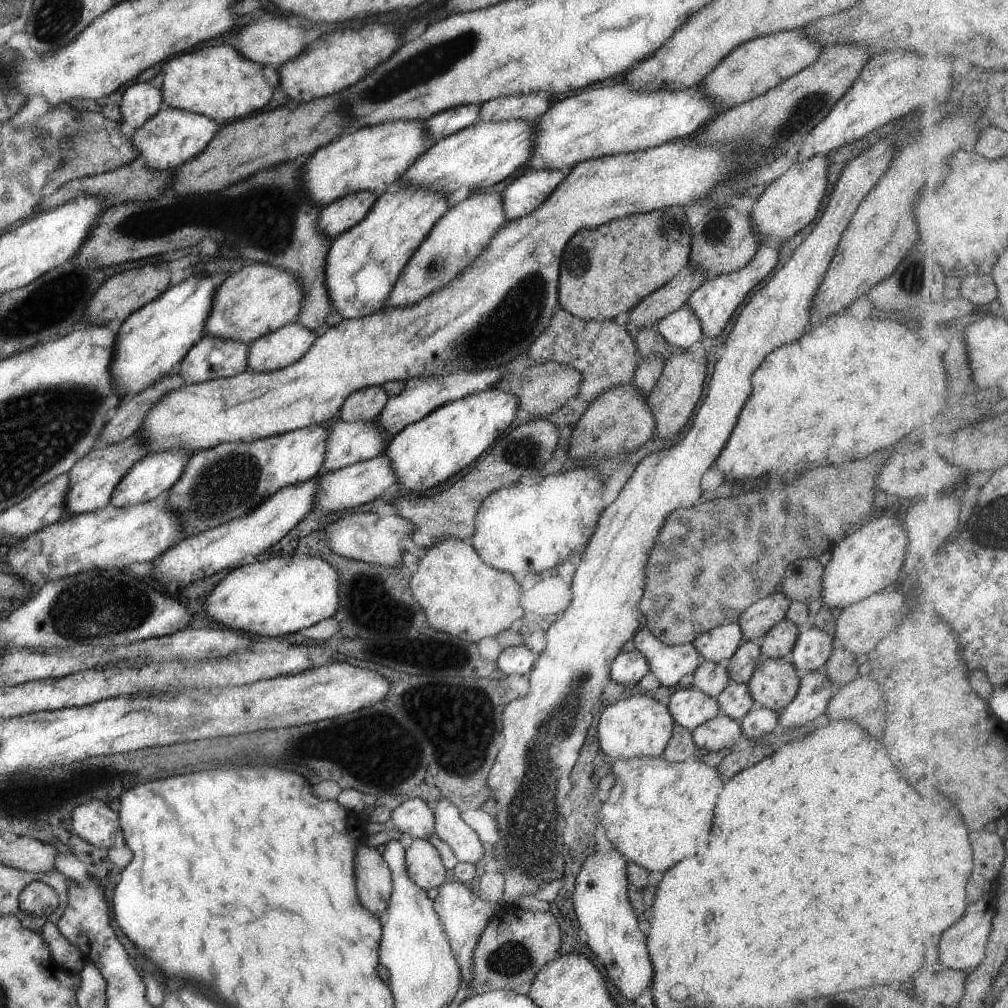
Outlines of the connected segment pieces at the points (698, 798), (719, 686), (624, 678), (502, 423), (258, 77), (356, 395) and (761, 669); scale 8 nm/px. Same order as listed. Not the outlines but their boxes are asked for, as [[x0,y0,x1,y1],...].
[[590,755,723,875],[691,659,729,698],[610,650,649,686],[381,388,518,494],[161,46,278,121],[337,385,388,423],[746,657,799,714]]

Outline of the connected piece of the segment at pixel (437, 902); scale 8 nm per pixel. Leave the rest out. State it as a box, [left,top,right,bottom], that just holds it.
[432,881,494,1002]

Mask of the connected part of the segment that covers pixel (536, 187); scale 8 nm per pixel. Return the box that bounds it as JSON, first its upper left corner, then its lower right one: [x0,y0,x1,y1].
[502,169,564,221]

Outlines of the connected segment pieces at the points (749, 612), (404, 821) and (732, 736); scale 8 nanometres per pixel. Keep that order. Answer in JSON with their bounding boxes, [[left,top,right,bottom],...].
[[737,589,790,641],[390,798,434,841],[691,714,741,754]]

